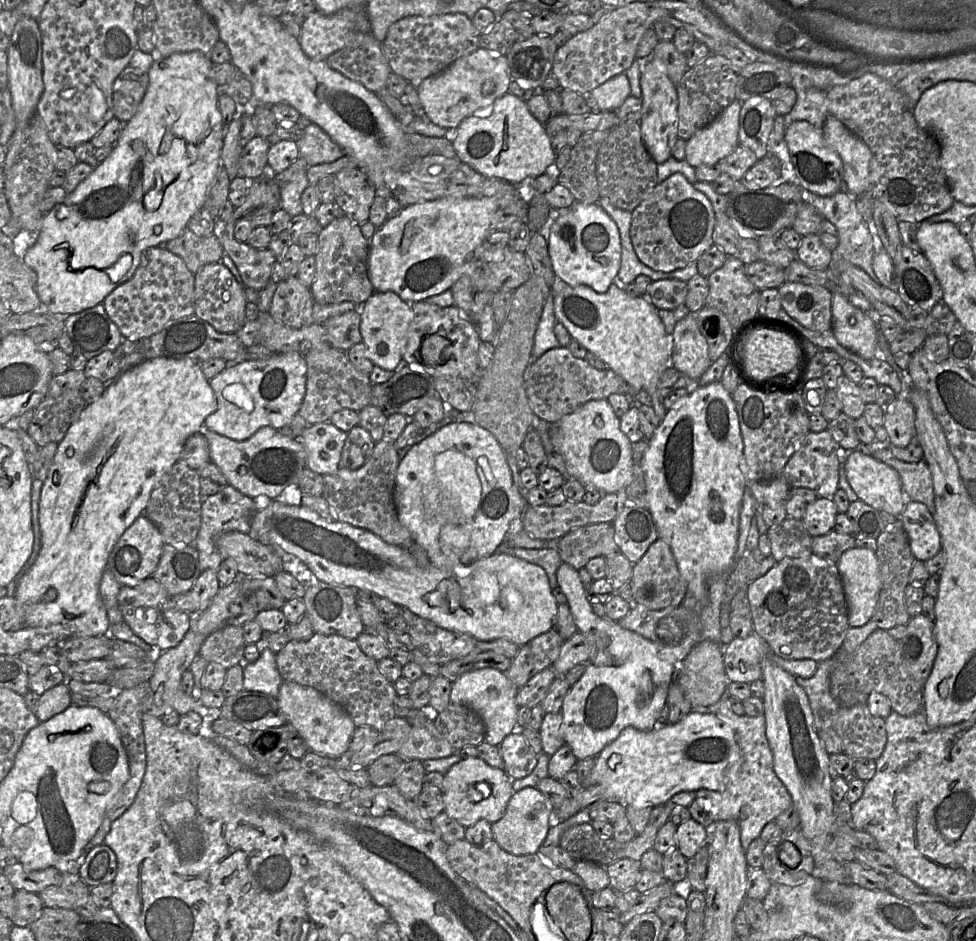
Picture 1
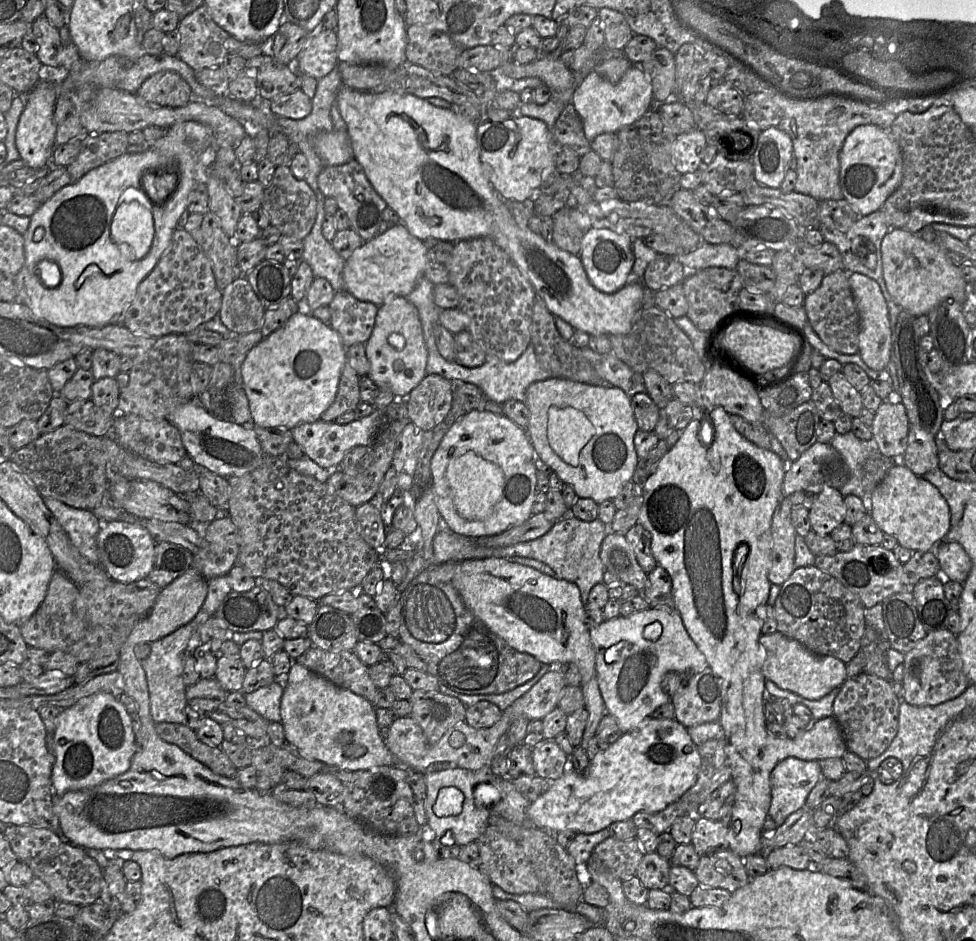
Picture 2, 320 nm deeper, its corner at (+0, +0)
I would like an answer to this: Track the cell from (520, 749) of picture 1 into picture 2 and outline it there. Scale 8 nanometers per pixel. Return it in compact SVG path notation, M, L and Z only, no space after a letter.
M543 739L532 748L536 775L549 781L556 781L568 769L568 756L554 739Z

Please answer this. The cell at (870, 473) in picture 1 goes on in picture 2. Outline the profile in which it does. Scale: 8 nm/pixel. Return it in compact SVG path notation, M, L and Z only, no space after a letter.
M894 465L870 498L870 514L878 527L913 552L934 550L951 529L949 505L940 491L905 465Z

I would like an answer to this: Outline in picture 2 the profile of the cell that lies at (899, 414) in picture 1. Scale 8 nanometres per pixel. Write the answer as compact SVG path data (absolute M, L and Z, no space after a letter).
M910 425L903 465L921 477L928 471L938 468L935 437Z

